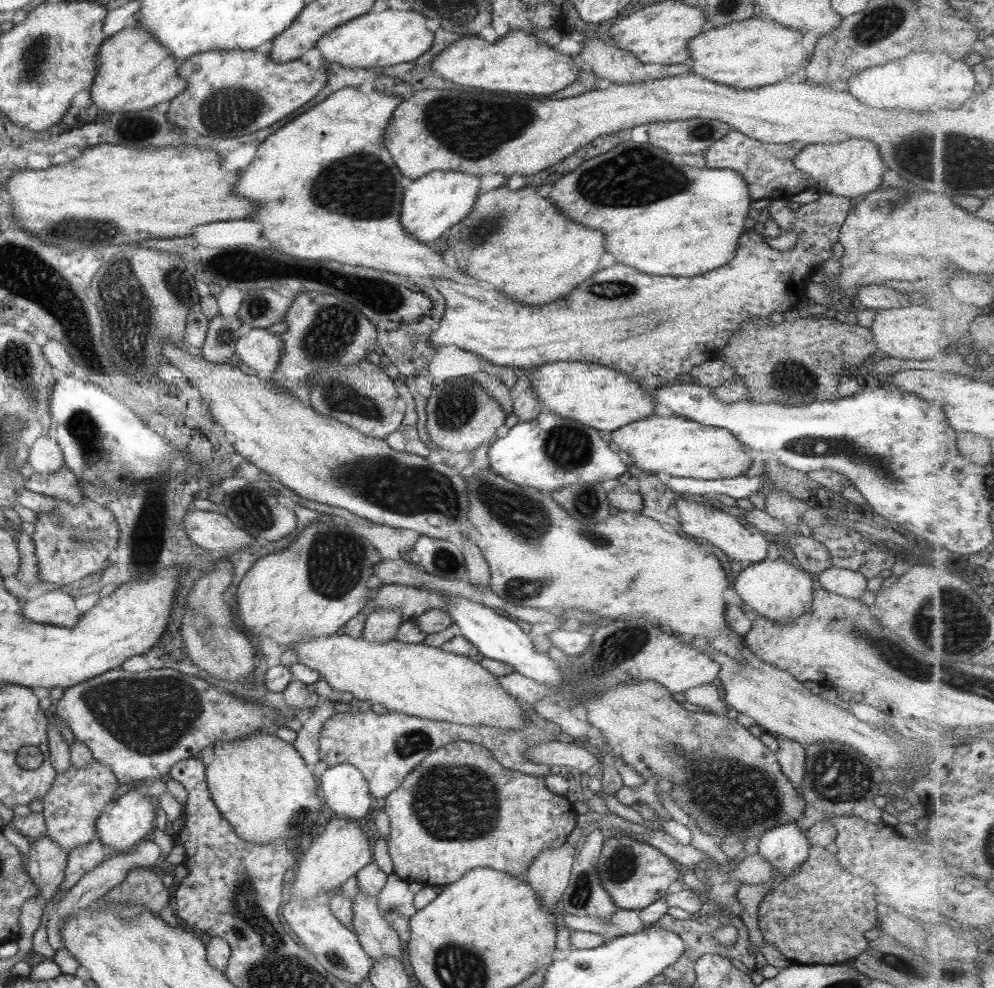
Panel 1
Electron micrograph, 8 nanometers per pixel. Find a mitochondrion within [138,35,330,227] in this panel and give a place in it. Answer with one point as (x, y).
(235, 109)

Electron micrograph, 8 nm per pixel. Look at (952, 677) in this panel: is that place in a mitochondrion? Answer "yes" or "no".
yes

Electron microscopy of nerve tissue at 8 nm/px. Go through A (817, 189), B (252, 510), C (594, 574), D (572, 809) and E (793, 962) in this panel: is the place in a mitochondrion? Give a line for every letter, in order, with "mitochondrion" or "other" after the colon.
A: other
B: mitochondrion
C: other
D: other
E: other

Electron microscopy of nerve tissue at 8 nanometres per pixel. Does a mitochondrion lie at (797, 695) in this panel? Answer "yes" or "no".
no

